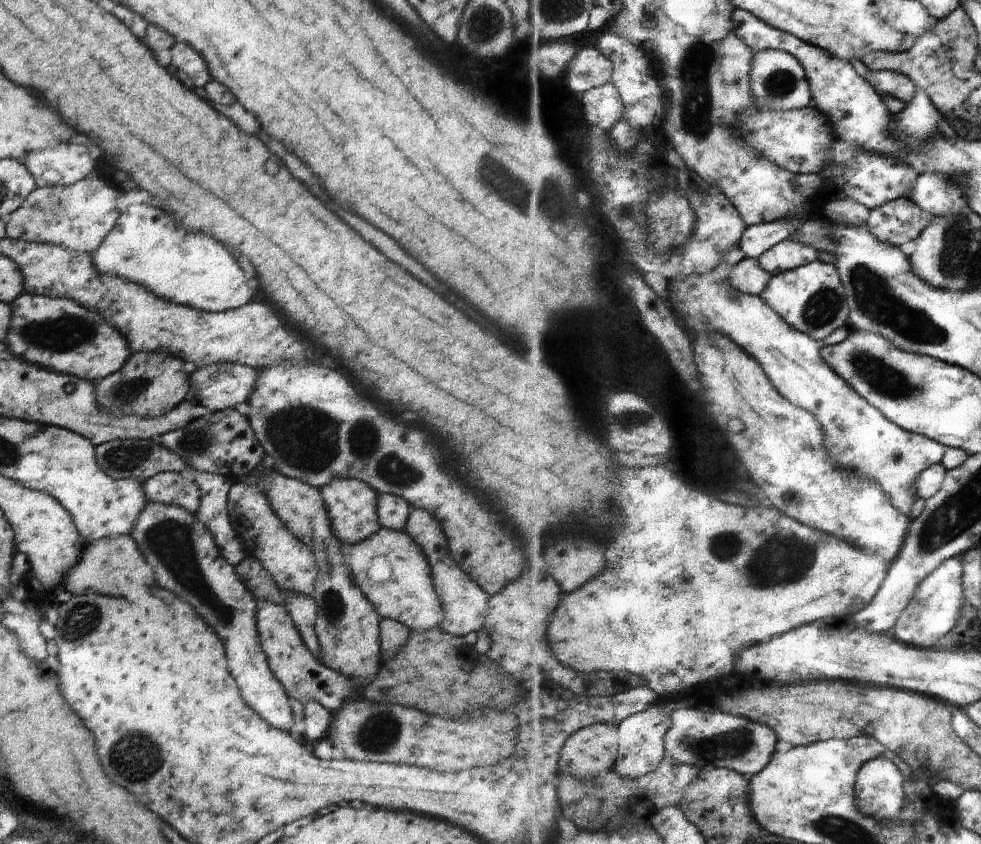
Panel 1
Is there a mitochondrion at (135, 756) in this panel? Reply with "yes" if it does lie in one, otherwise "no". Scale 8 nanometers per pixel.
yes

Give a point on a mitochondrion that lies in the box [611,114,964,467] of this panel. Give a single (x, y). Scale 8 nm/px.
(877, 302)

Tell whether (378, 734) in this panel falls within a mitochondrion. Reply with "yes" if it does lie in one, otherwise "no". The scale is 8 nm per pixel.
yes

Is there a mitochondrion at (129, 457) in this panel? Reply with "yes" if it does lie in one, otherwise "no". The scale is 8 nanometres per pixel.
yes

